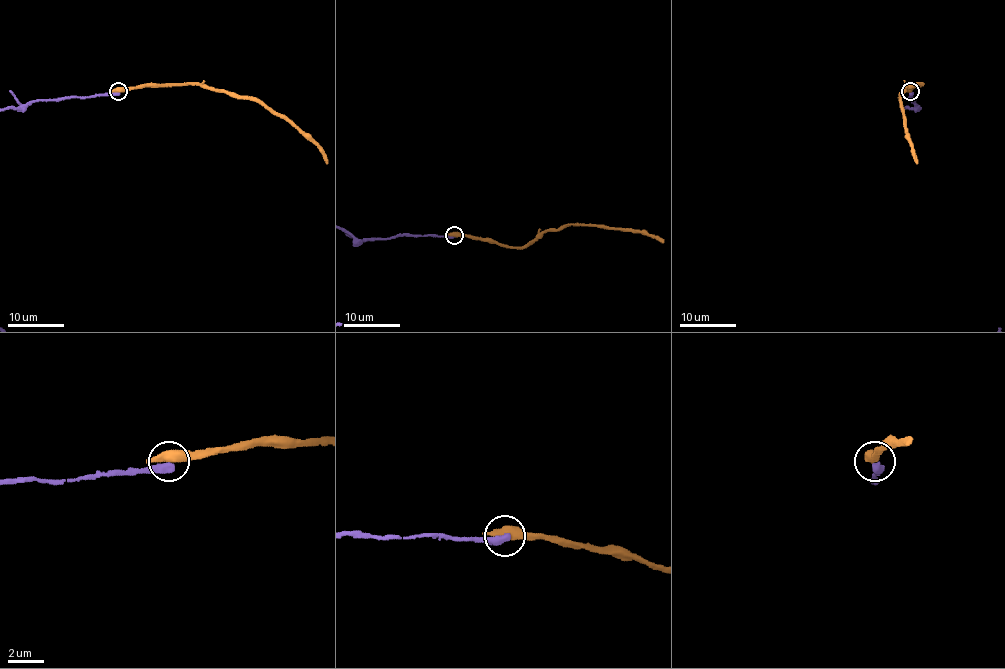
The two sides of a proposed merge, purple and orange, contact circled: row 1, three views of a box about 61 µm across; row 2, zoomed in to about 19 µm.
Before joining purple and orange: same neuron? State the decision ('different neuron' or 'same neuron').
different neuron

